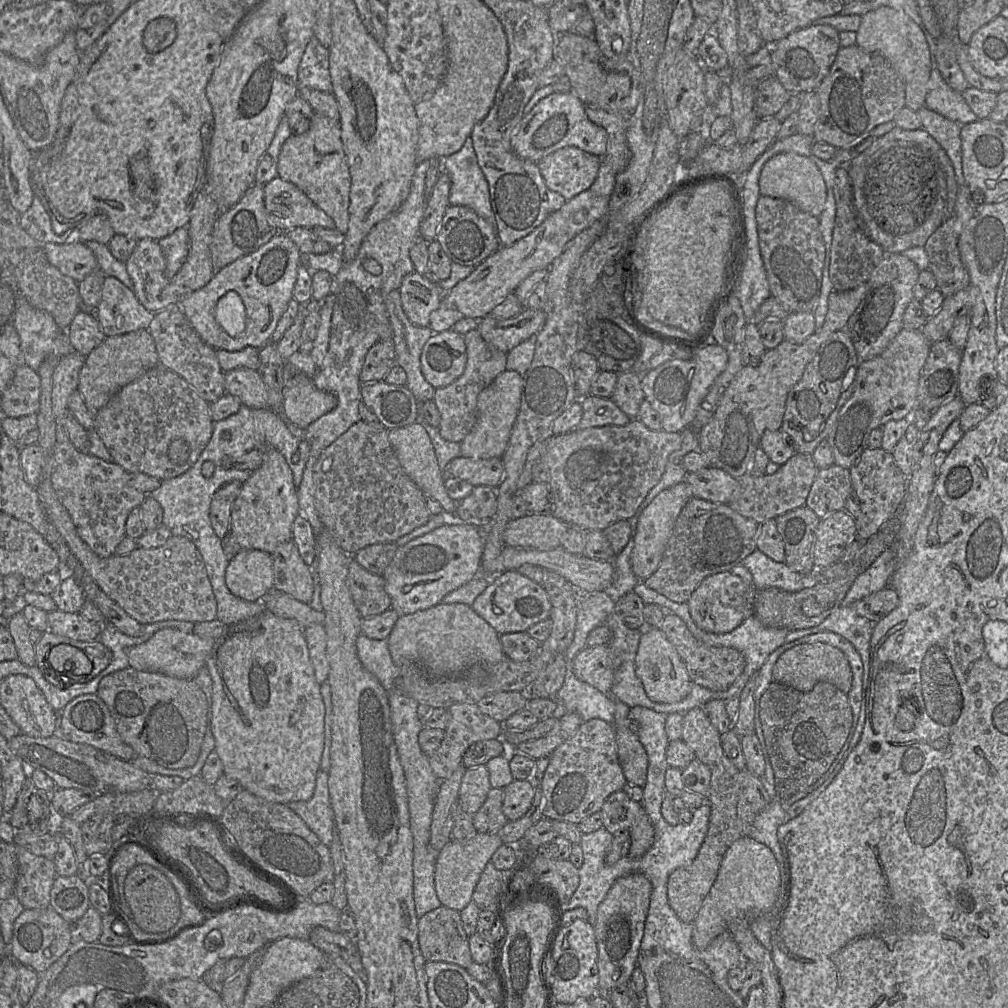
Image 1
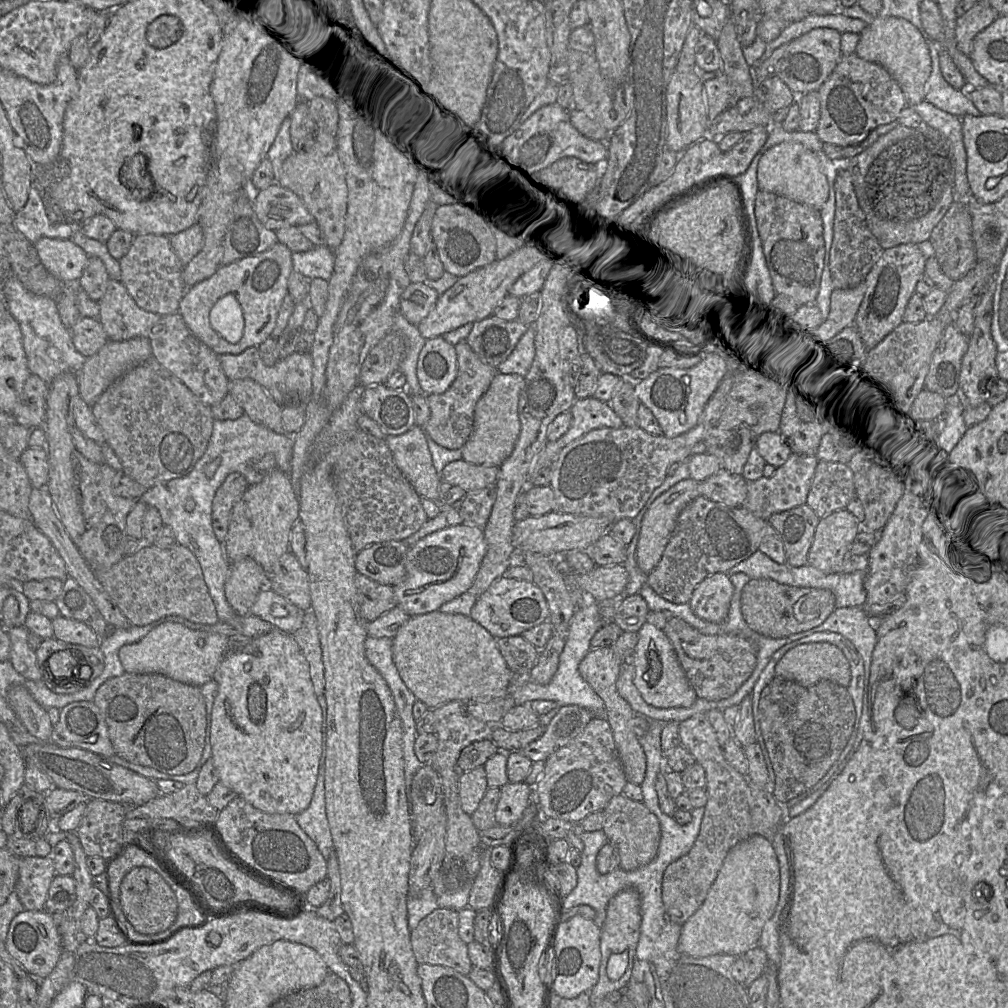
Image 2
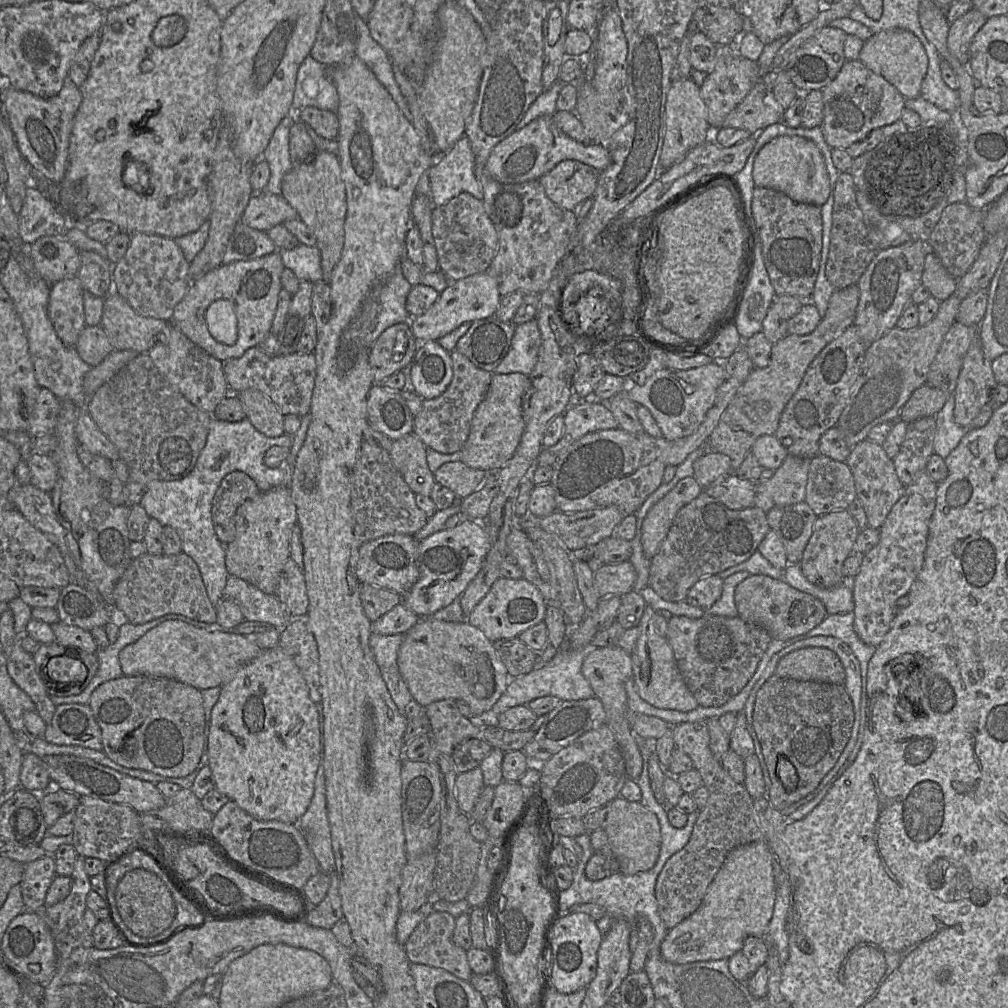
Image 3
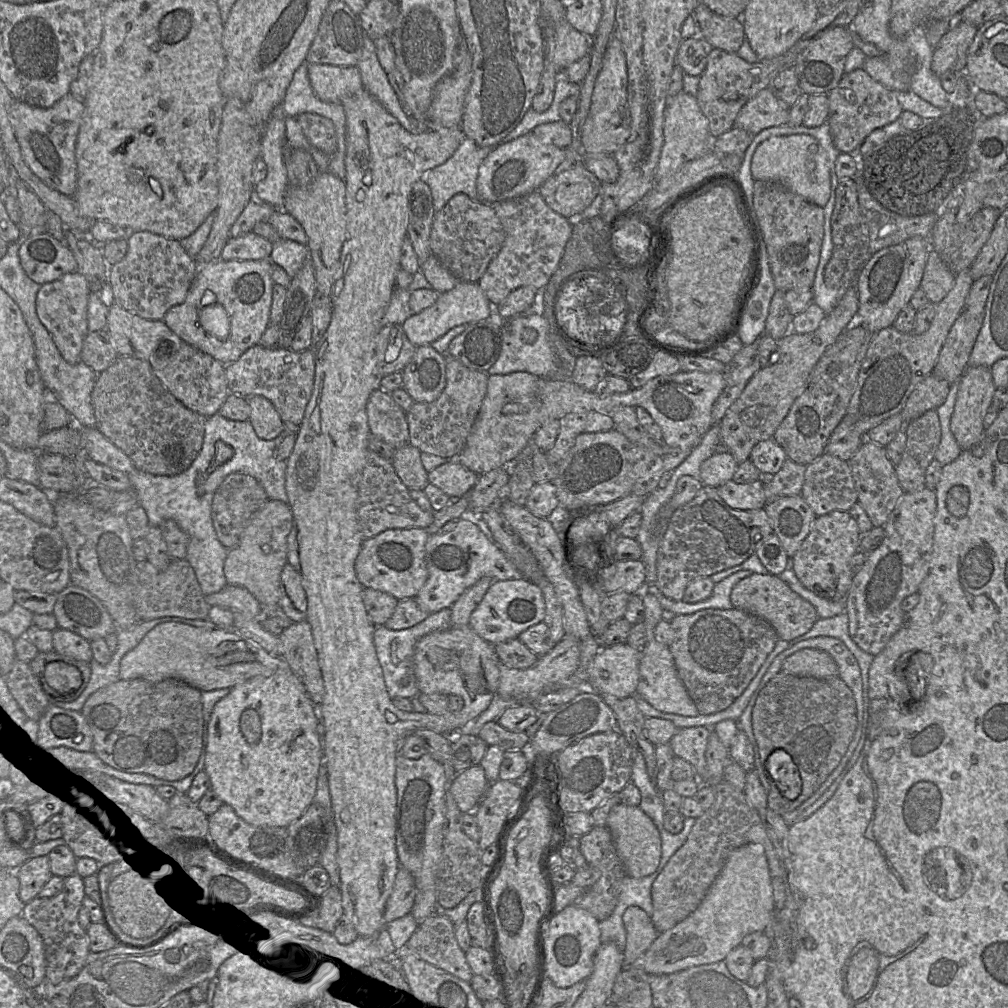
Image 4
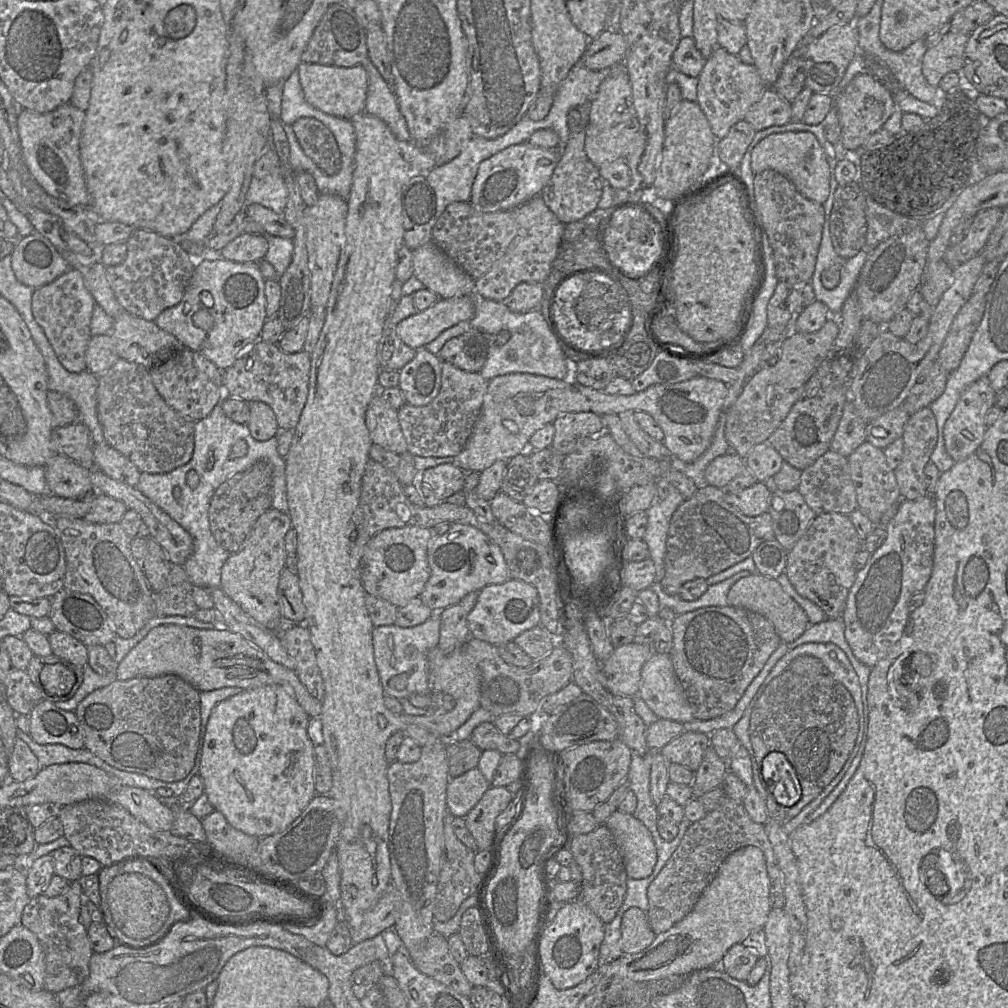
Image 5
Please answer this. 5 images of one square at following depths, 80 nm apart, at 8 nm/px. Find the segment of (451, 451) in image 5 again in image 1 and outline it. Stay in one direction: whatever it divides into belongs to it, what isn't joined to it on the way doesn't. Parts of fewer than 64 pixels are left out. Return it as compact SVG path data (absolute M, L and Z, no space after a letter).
M477 329L464 335L467 361L463 374L446 387L435 390L432 401L437 406L441 420L438 427L441 437L449 442L461 443L476 423L479 394L505 370L507 354L489 346Z

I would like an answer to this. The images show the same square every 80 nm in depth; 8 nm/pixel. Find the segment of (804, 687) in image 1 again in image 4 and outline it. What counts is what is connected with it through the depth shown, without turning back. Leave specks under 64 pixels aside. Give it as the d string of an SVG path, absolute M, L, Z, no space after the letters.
M805 649L794 653L782 664L782 671L798 677L827 679L838 677L838 666L824 651Z

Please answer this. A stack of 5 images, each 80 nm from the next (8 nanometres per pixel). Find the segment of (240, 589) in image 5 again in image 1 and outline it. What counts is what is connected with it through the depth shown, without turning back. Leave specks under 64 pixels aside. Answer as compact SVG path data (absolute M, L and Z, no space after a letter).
M275 448L262 451L261 465L242 483L232 505L230 534L241 549L256 549L272 554L279 545L292 539L292 528L299 515L297 488L283 455Z

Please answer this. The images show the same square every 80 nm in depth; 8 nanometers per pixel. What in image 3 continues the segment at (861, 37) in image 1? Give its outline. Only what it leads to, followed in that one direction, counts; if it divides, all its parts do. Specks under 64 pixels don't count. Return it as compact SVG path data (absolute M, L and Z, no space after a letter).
M892 29L872 34L863 43L859 60L868 69L885 78L905 99L920 96L921 85L928 69L928 57L918 37L904 29Z

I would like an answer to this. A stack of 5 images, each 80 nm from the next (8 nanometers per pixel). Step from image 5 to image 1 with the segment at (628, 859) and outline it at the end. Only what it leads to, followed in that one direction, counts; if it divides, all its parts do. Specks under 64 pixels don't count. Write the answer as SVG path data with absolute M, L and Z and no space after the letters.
M623 789L606 798L601 813L603 826L608 832L614 835L627 830L630 833L630 858L643 856L653 845L654 828L642 802L631 799Z

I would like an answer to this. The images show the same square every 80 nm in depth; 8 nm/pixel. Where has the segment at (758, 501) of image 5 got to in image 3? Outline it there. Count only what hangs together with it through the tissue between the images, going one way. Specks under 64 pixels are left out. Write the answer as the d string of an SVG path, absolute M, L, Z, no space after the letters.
M732 473L703 490L729 509L740 510L755 507L755 486L756 482L742 480Z

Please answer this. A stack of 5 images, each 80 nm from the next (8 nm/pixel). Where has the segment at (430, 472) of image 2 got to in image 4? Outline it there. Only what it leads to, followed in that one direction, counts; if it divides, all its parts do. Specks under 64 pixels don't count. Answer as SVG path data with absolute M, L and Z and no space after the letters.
M411 444L397 448L392 465L402 483L409 490L423 490L429 484L428 472L423 467L421 452Z

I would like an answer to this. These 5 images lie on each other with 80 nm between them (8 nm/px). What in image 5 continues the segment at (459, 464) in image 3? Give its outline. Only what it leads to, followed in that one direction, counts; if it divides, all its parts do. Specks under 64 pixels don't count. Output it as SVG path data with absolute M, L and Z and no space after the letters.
M440 464L421 473L421 482L429 486L441 501L462 491L465 478L466 472L453 464Z

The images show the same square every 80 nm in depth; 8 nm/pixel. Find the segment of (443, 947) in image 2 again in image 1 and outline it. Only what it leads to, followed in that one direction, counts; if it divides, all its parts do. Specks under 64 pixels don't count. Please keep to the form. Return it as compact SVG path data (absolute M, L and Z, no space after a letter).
M440 906L418 919L418 943L426 962L447 962L467 969L472 963L469 936L463 929L460 912Z

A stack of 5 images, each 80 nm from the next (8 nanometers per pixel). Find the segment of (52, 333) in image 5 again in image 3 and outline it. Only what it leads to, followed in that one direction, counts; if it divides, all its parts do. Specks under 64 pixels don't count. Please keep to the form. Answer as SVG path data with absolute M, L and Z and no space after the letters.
M78 276L58 281L50 286L48 317L56 334L68 347L75 347L80 333L86 326L83 292Z

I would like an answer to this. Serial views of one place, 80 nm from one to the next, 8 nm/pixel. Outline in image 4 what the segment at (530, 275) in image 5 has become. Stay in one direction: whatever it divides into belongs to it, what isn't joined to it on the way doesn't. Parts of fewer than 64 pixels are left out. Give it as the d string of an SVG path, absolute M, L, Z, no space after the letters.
M538 190L491 205L504 228L505 240L477 283L490 303L498 306L519 287L546 287L563 255L573 223L552 210Z

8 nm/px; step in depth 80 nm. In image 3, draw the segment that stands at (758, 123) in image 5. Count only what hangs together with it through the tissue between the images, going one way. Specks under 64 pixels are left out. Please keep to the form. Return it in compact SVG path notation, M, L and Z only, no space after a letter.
M758 81L743 101L726 117L725 128L747 130L757 135L766 127L783 122L785 109L762 81Z

